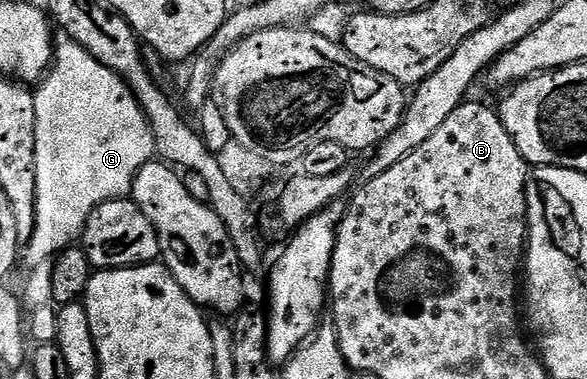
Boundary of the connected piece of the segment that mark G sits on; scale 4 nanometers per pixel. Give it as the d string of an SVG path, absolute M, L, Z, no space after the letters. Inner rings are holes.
M63 39L53 49L53 64L35 94L35 134L37 135L37 211L33 235L25 243L27 265L52 260L82 238L89 215L103 202L126 198L133 179L145 162L156 156L147 116L141 111L131 88L109 67L97 63L85 47Z

